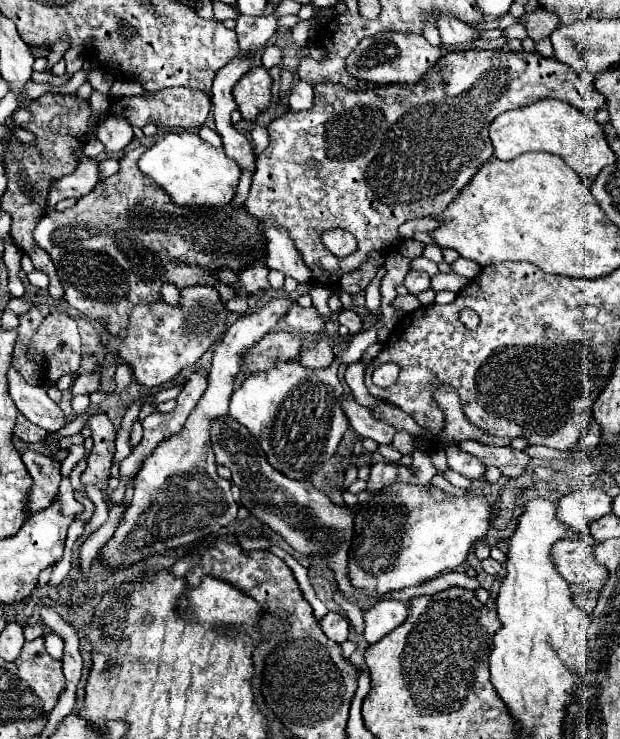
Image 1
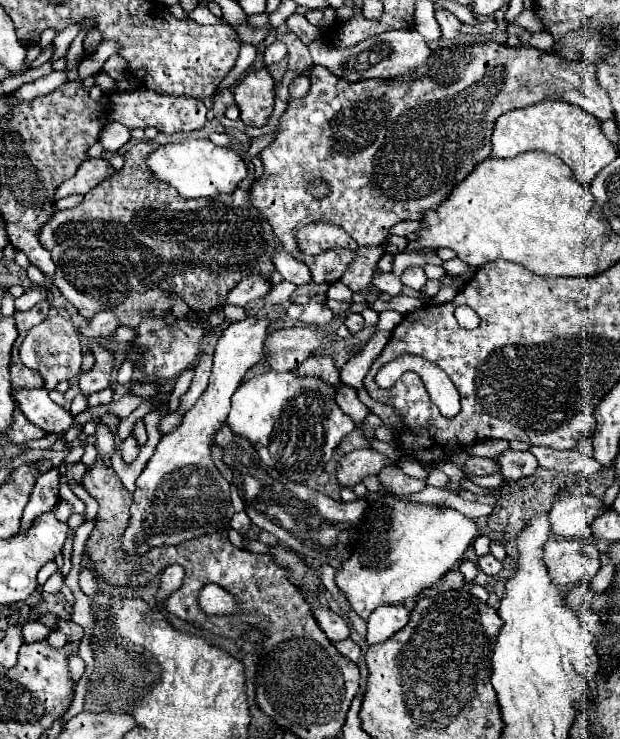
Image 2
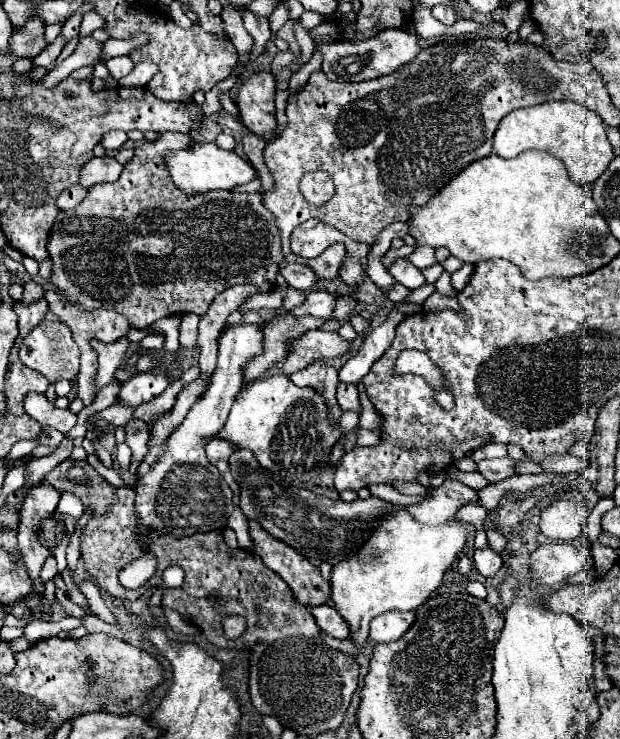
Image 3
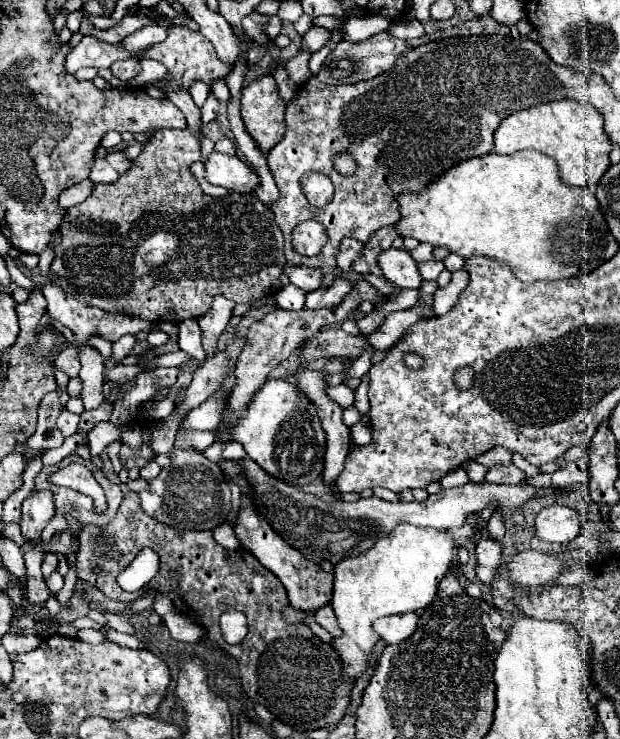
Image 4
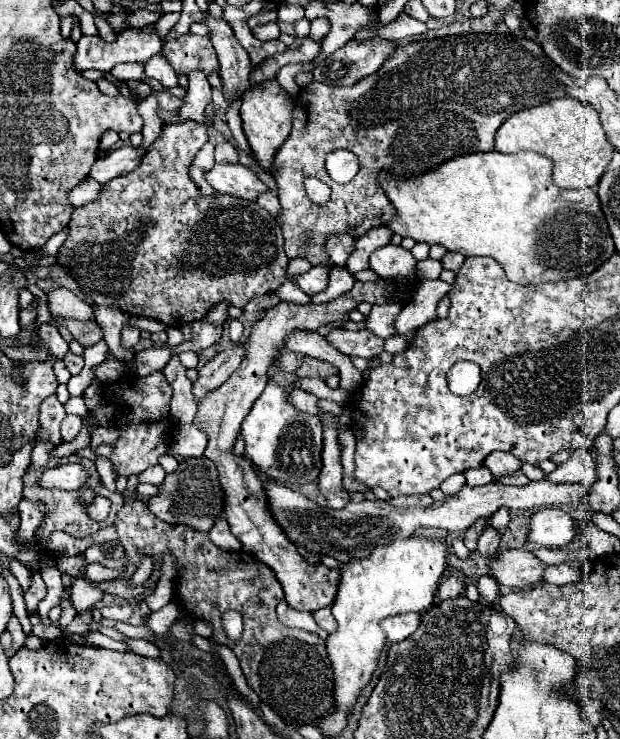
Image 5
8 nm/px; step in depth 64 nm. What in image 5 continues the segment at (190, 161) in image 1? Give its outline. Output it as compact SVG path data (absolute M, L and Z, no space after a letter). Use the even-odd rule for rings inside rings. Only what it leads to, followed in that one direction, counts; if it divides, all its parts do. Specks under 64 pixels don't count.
M216 164L206 174L206 180L216 194L230 194L242 200L258 200L258 196L268 190L266 184L242 164Z

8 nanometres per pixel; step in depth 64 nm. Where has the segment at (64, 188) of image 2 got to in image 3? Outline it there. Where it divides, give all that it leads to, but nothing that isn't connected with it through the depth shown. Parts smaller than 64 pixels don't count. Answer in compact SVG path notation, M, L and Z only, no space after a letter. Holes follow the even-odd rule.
M104 156L104 158L92 158L80 176L80 184L90 188L100 182L116 182L120 178L124 164L120 164L114 156Z

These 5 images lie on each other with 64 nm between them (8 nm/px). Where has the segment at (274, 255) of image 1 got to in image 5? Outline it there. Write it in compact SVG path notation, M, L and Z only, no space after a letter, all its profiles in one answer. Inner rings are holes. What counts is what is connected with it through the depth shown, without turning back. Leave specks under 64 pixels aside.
M322 268L322 278L316 278L316 276L318 276L316 270L308 270L308 272L304 272L304 274L298 276L296 284L298 284L306 294L314 296L314 294L326 290L326 286L328 286L328 268Z

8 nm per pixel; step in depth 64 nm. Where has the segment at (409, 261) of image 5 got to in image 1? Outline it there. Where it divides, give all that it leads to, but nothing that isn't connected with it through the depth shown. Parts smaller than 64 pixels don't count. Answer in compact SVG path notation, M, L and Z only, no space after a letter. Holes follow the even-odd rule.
M410 270L404 278L404 286L408 288L410 294L418 294L422 290L430 288L430 276L426 272L418 272L418 270Z

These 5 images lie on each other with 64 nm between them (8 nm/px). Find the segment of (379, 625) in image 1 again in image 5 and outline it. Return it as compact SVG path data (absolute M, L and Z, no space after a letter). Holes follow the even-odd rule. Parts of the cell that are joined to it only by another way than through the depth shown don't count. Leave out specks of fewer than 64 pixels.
M400 614L400 616L390 616L382 620L382 628L388 636L390 642L400 642L412 636L420 624L420 614Z

